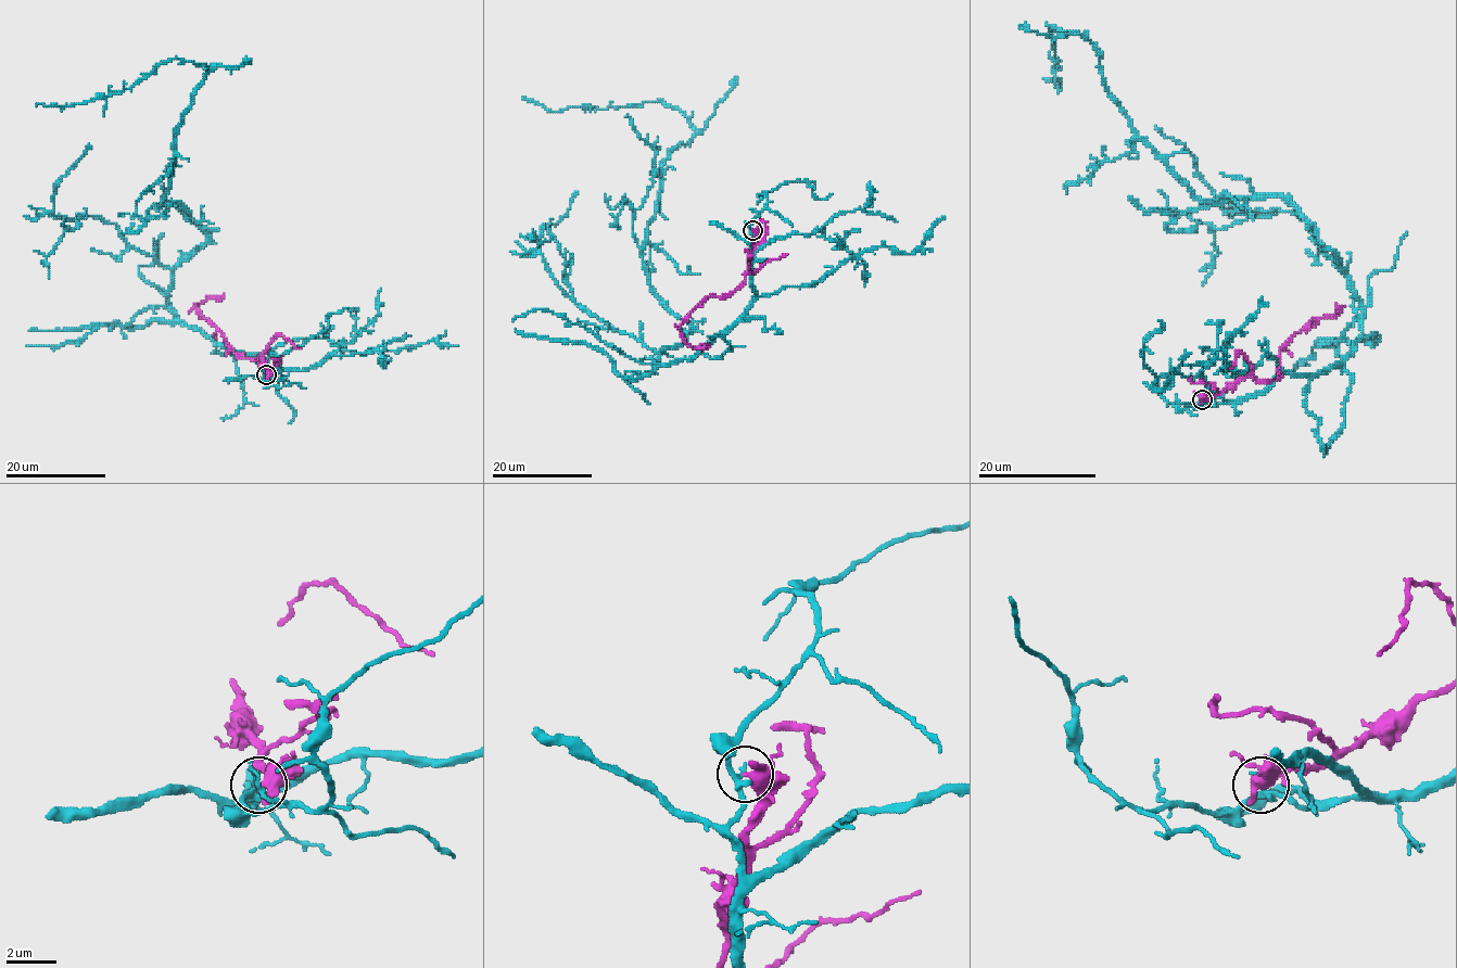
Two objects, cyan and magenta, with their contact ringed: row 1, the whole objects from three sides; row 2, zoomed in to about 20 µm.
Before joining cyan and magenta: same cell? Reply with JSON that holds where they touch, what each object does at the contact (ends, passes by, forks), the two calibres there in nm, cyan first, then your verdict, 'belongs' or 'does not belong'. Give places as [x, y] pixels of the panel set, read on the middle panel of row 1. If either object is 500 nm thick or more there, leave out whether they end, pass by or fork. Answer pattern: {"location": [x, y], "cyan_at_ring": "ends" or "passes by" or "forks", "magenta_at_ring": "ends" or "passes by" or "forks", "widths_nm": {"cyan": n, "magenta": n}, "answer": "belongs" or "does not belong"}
{"location": [752, 230], "widths_nm": {"cyan": 240, "magenta": 550}, "answer": "does not belong"}

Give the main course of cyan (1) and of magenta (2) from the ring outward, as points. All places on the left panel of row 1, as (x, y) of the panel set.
1: (265, 374), (266, 353), (170, 306), (206, 233), (156, 206), (207, 66), (36, 104)
2: (266, 374), (261, 355), (246, 358), (237, 354), (194, 307), (224, 294)

